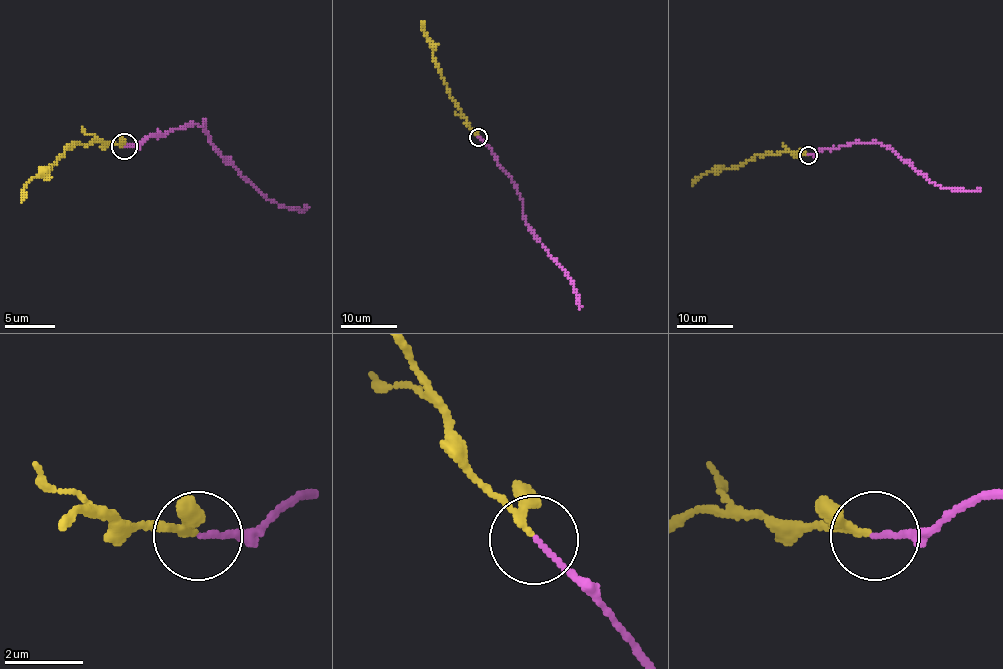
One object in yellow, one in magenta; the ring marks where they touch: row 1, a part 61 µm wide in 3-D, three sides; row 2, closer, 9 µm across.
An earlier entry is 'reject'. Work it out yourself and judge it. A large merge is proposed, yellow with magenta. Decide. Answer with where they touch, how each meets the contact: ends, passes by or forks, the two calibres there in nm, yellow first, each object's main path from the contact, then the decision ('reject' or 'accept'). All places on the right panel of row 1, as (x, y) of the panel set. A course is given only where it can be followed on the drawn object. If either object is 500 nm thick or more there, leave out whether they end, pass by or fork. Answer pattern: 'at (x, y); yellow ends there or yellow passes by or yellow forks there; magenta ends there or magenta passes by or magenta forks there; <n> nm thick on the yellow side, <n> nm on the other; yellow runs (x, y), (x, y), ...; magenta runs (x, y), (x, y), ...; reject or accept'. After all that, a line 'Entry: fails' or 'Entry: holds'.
at (808, 155); yellow passes by; magenta ends there; 140 nm thick on the yellow side, 120 nm on the other; yellow runs (807, 155), (783, 151), (756, 155), (728, 169), (715, 168), (700, 176), (693, 186); magenta runs (807, 155), (854, 142), (876, 141), (944, 189), (978, 190), (981, 187); accept
Entry: fails

